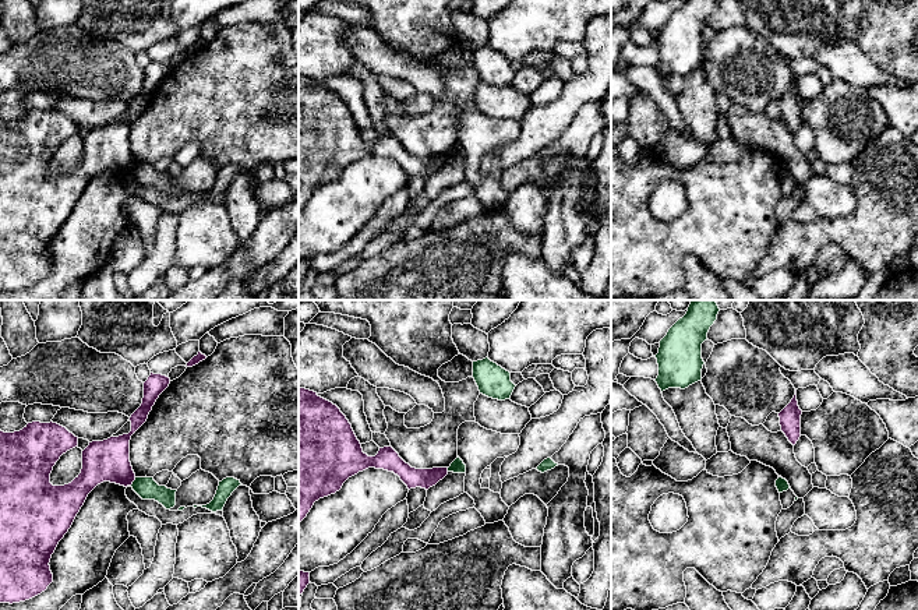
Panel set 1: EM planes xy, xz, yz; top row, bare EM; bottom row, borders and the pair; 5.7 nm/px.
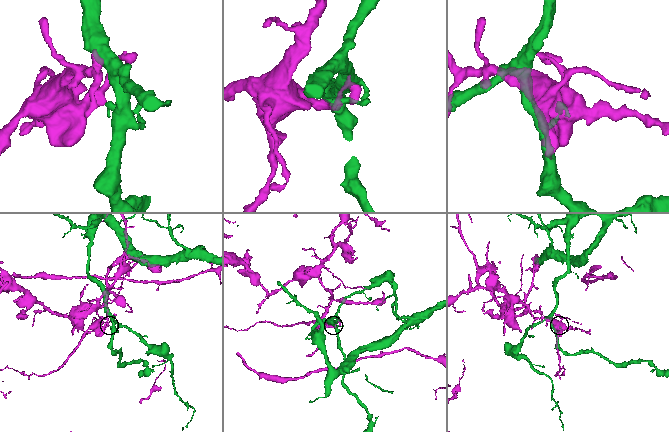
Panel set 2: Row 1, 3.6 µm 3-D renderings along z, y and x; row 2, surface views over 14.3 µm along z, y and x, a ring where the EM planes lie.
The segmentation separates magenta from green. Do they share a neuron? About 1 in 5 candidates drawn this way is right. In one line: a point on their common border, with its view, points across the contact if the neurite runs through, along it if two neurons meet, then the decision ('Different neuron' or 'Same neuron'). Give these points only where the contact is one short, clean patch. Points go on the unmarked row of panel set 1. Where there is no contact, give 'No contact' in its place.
Touches magenta at xy (133, 168). Boundary: xy (136, 165), (130, 172). Different neuron

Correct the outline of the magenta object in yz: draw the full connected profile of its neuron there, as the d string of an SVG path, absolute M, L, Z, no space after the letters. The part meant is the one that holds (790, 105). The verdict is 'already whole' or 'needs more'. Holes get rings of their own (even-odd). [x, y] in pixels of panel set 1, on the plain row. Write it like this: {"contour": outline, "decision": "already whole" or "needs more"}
{"contour": "M795 77L791 89L778 101L781 119L792 133L795 133L801 124L801 102L802 98L798 94Z", "decision": "already whole"}

